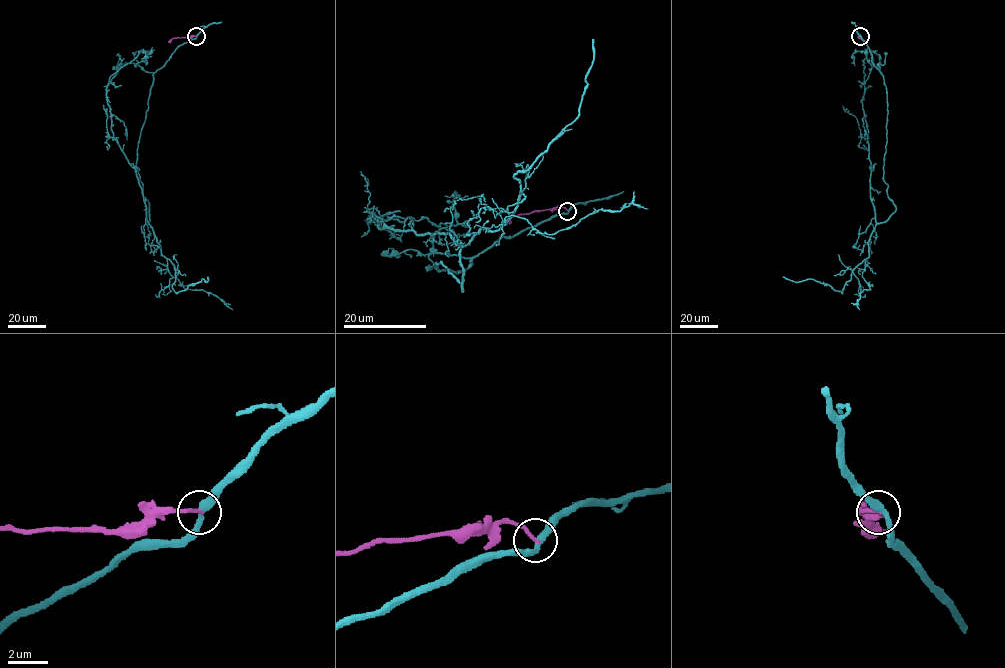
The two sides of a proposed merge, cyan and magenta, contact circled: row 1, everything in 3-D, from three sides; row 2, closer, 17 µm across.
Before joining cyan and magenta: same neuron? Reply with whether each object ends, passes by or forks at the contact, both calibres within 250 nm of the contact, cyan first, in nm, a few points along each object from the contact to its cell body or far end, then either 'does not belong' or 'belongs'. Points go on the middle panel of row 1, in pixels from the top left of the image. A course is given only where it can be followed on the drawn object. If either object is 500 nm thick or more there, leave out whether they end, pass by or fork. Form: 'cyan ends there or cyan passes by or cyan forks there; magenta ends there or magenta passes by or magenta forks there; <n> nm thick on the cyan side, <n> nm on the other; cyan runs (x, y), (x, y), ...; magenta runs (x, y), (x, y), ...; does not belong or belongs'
cyan passes by; magenta ends there; 320 nm thick on the cyan side, 190 nm on the other; cyan runs (567, 210), (460, 272), (434, 263), (462, 289), (448, 233), (367, 221), (427, 218), (442, 244), (473, 234); magenta runs (567, 210), (557, 207), (519, 214), (510, 218), (509, 224); does not belong

